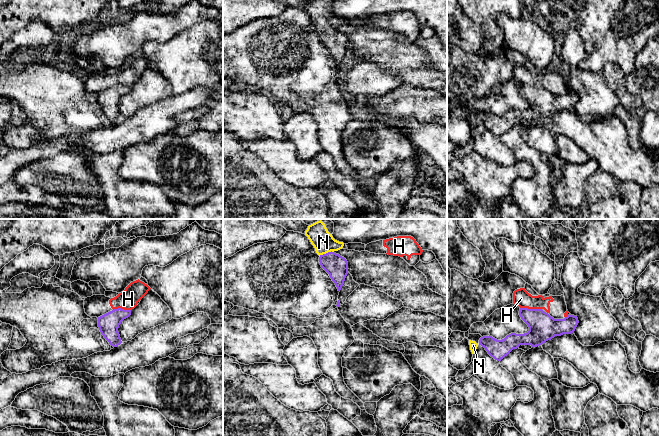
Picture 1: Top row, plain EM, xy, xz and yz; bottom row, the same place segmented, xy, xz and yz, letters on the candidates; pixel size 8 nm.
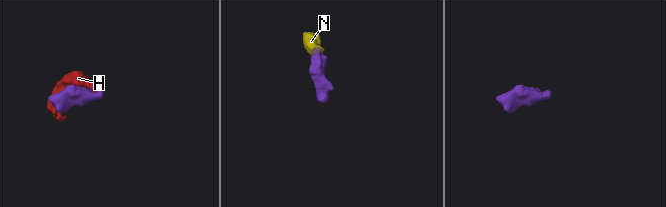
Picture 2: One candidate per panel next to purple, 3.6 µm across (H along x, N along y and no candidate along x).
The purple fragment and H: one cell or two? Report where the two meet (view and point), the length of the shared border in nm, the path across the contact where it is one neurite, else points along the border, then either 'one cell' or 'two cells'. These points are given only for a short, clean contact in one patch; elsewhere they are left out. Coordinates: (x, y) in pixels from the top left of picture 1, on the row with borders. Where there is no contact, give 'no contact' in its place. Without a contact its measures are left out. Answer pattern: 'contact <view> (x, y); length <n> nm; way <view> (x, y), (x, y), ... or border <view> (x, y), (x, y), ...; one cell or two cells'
contact yz (531, 309); length 180 nm; border yz (520, 307), (541, 309); two cells

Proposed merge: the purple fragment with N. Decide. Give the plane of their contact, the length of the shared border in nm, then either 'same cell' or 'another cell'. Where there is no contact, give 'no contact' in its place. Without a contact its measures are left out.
contact in xz; length 120 nm; same cell

